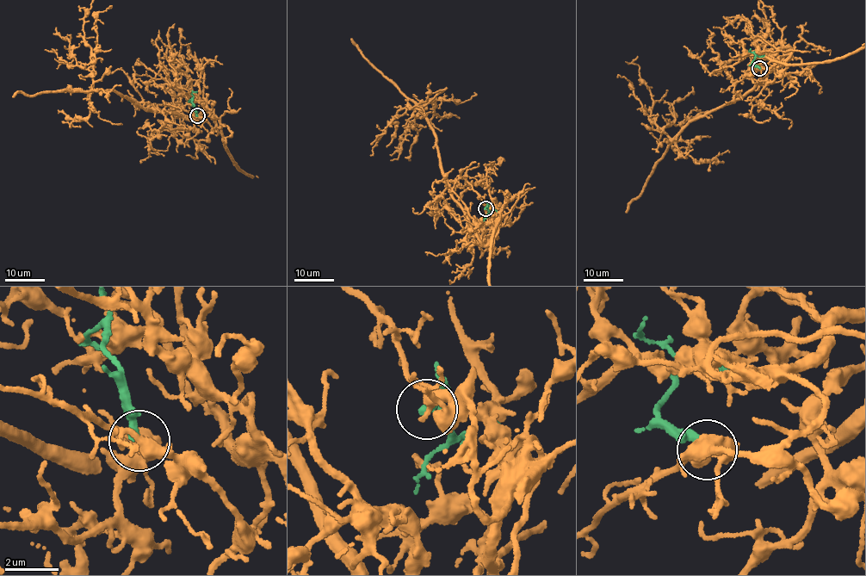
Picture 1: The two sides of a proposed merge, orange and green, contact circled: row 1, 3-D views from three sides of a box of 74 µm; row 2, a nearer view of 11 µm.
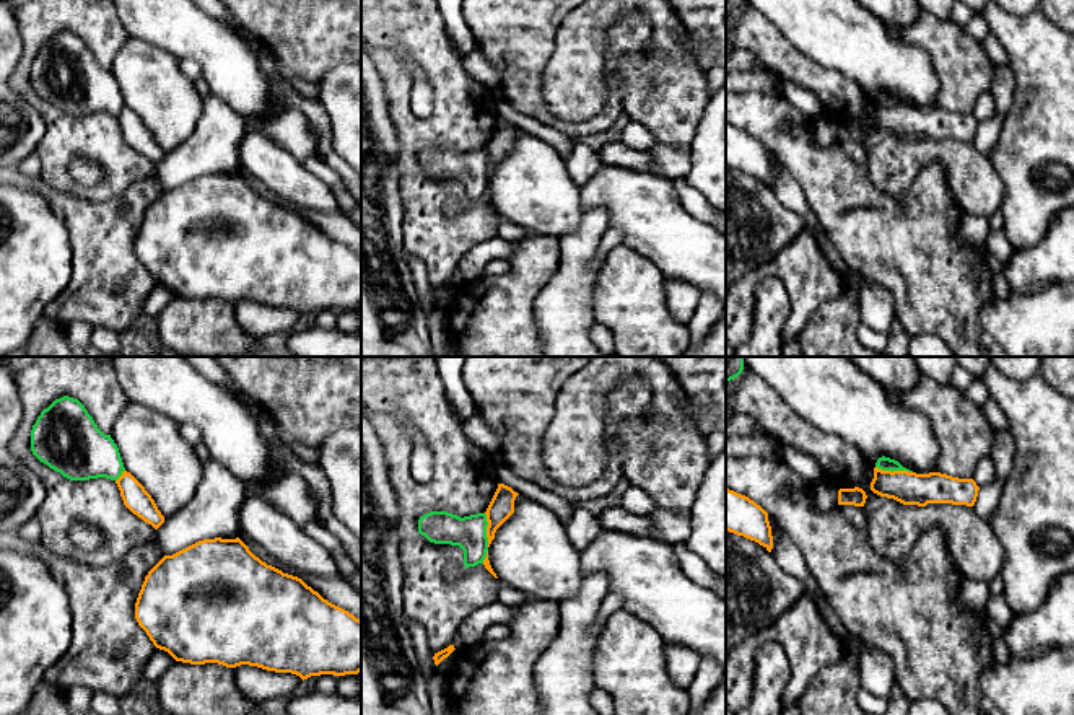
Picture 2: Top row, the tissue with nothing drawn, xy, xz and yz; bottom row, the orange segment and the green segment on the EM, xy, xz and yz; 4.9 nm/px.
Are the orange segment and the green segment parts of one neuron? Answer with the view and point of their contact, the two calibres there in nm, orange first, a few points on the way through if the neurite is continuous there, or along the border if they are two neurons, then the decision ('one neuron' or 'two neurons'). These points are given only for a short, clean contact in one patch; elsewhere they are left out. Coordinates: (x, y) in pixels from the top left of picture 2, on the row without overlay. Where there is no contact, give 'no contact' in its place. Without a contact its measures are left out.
contact yz (894, 106); calibres 160 and 70 nm; two neurons

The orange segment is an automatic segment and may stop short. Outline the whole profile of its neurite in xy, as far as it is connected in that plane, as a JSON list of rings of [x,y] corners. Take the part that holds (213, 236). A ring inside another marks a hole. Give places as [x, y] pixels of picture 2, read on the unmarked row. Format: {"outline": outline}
{"outline": [[[239,173],[203,174],[164,191],[145,212],[135,238],[135,254],[156,283],[182,298],[218,298],[226,303],[249,300],[291,308],[303,316],[311,311],[345,311],[361,306],[361,256],[324,235],[301,213],[262,197]]]}

